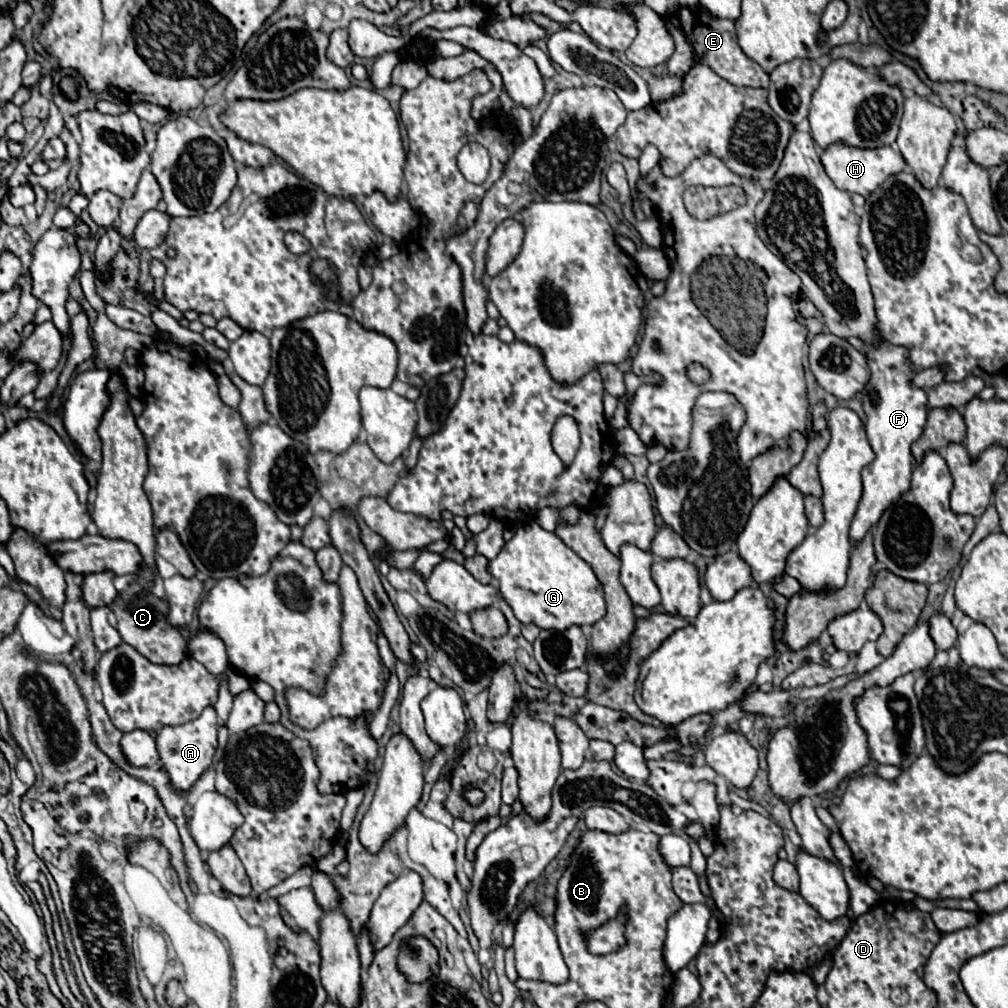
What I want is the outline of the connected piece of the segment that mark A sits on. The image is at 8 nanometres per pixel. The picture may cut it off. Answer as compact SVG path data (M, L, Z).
M213 706L205 708L199 718L187 724L161 728L157 732L157 750L161 756L163 768L169 772L171 784L177 792L183 792L189 786L193 786L197 778L211 766L215 748L217 748L217 712Z

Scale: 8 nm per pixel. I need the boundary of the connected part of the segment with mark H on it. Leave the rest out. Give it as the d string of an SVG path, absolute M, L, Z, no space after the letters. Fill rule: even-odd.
M831 144L831 148L821 150L821 164L827 172L827 176L833 180L833 184L849 194L857 192L861 196L869 196L879 184L885 182L887 176L897 174L907 168L907 162L903 160L901 152L893 146L883 148L851 148L847 144Z

